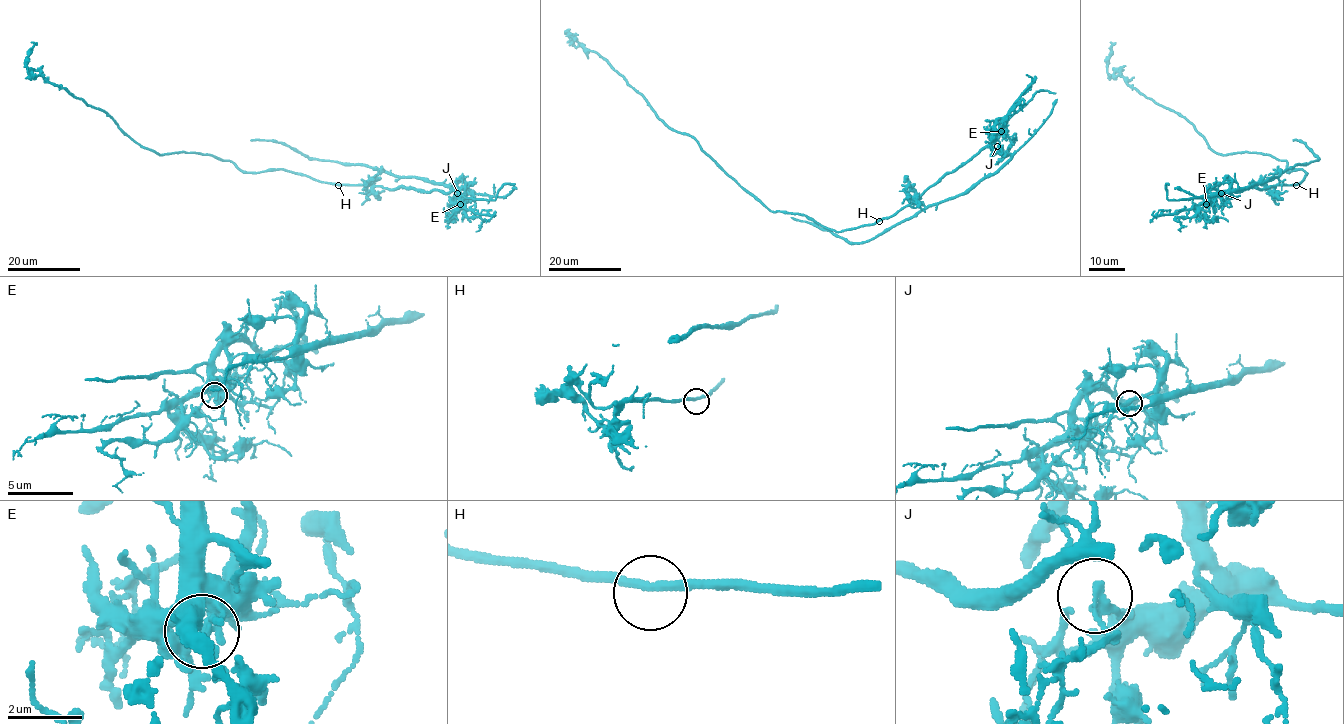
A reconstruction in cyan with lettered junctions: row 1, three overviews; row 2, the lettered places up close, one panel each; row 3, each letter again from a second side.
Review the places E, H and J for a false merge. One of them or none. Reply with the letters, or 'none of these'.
J

